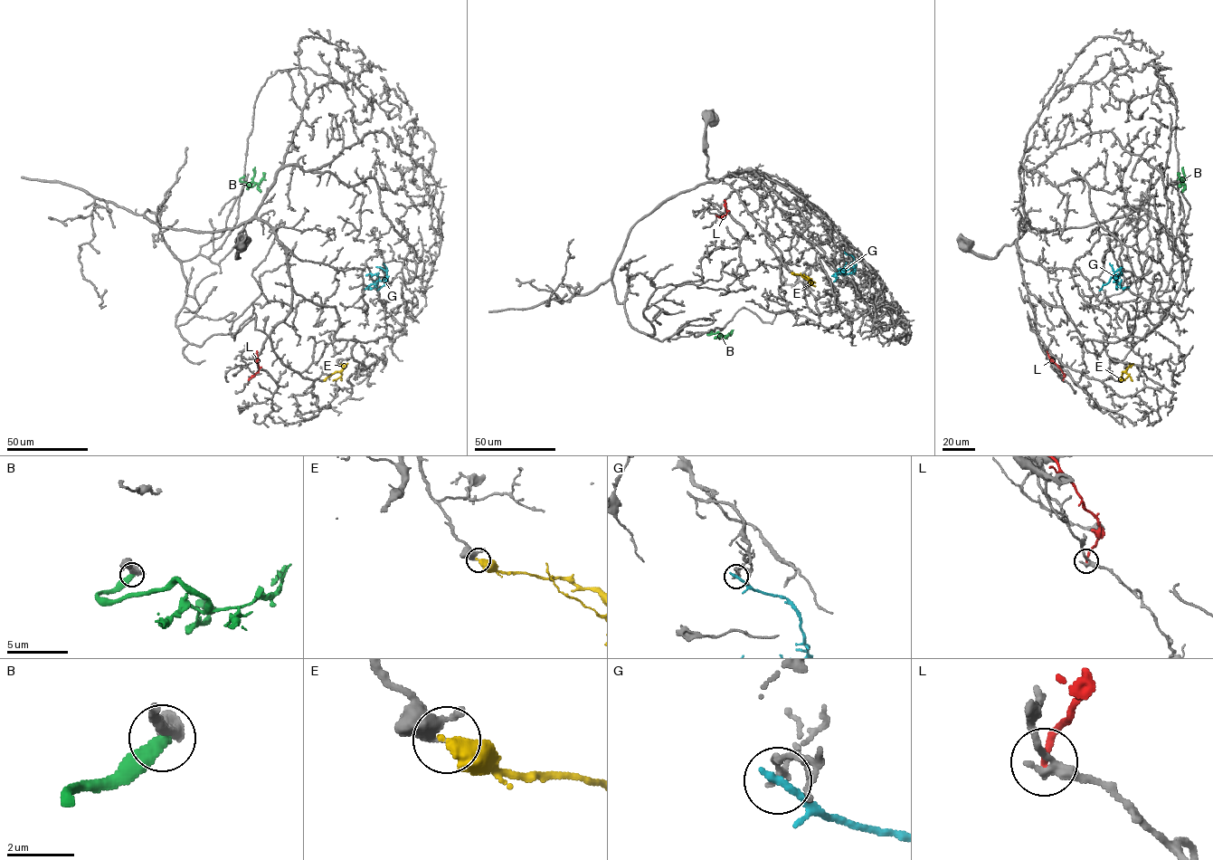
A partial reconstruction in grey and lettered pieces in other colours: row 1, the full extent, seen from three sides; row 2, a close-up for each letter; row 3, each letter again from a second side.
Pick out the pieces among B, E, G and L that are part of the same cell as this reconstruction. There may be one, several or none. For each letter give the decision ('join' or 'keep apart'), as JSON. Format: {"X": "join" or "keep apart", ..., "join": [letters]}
{"B": "keep apart", "E": "join", "G": "keep apart", "L": "keep apart", "join": ["E"]}

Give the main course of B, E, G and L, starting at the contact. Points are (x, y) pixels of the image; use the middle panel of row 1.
B: (712, 331), (707, 334), (718, 331), (721, 338), (723, 336)
E: (791, 272), (807, 277), (809, 281), (800, 272)
G: (845, 253), (853, 257), (855, 266), (835, 273), (834, 281)
L: (716, 215), (722, 217), (726, 214), (724, 200)

